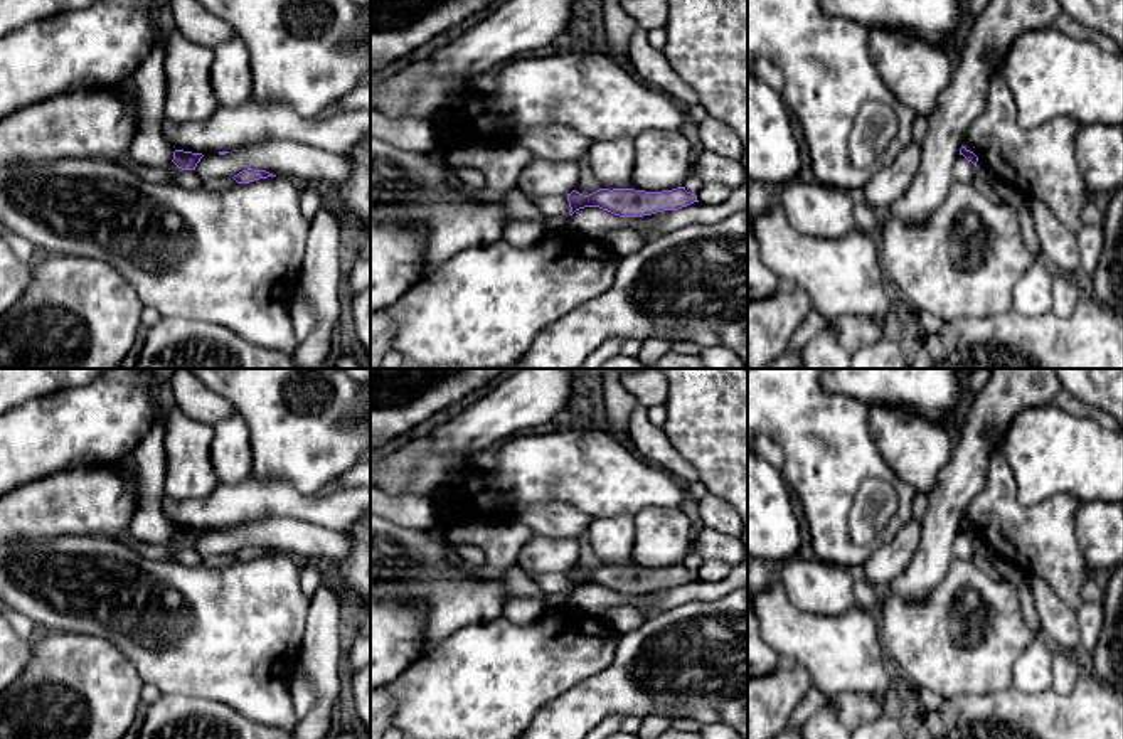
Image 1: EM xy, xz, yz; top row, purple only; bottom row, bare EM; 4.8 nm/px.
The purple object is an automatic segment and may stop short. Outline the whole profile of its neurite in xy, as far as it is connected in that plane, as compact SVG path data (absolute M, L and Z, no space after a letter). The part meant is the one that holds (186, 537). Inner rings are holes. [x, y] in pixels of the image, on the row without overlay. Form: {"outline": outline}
{"outline": "M175 527L172 539L182 547L195 547L202 534L204 534L202 530Z"}

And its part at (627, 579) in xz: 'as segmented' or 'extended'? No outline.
as segmented

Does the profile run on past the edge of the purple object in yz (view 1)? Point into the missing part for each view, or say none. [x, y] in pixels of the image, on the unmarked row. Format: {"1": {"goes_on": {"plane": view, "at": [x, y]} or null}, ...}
{"1": {"goes_on": null}}

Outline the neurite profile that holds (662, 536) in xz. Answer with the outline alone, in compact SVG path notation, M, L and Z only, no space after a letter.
M643 508L633 515L633 561L645 569L684 564L690 545L690 522L679 508Z

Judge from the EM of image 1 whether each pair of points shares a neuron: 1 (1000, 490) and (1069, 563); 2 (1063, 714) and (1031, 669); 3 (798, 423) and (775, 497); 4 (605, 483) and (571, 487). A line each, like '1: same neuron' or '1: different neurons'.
1: same neuron
2: different neurons
3: different neurons
4: same neuron

